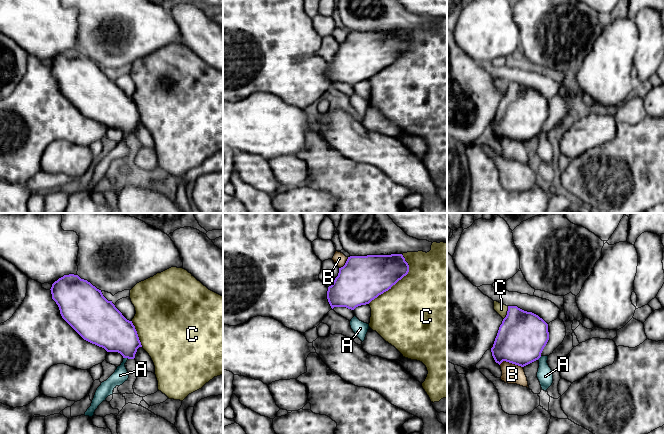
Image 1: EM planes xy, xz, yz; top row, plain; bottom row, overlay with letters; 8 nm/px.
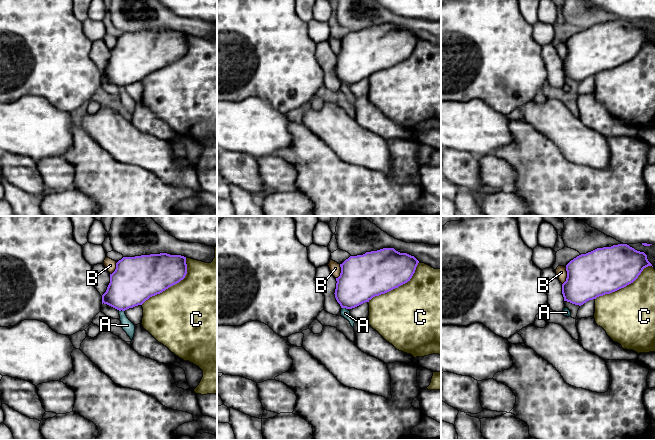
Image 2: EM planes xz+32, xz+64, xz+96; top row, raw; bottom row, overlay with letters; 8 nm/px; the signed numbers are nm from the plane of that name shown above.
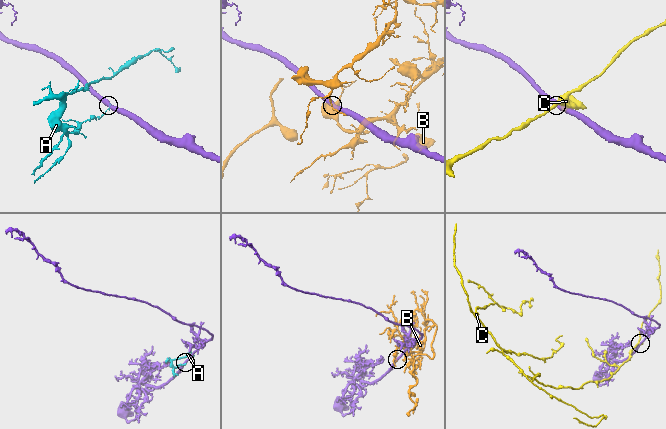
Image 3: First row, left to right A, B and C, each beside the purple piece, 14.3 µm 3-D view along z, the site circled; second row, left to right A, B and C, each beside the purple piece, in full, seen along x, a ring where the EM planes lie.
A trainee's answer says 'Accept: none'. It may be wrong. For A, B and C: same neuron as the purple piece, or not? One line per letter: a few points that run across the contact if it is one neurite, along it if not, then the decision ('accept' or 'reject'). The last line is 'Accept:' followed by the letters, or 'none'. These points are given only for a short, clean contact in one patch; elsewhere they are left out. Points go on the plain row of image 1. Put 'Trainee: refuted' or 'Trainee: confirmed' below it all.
A: line xy (124, 133), (128, 134); reject
B: reject
C: reject
Accept: none
Trainee: confirmed

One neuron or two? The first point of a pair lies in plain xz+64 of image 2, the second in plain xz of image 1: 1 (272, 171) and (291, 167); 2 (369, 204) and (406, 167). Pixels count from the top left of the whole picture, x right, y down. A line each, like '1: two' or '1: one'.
1: one
2: two

